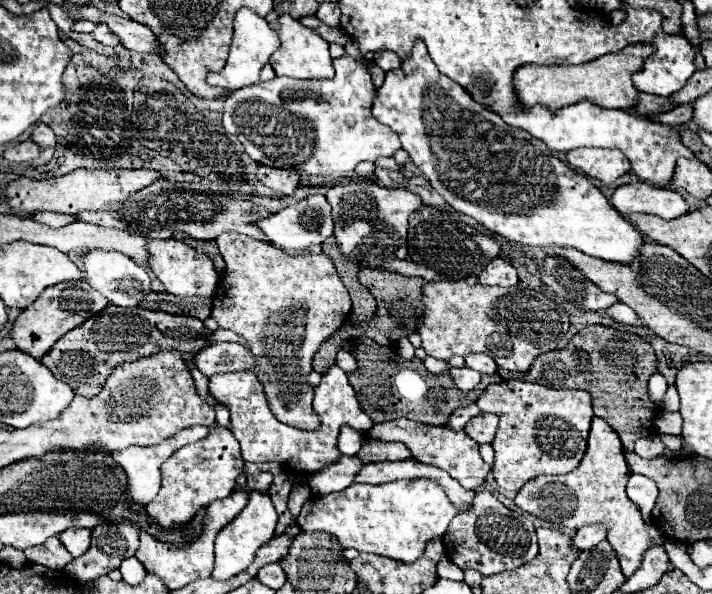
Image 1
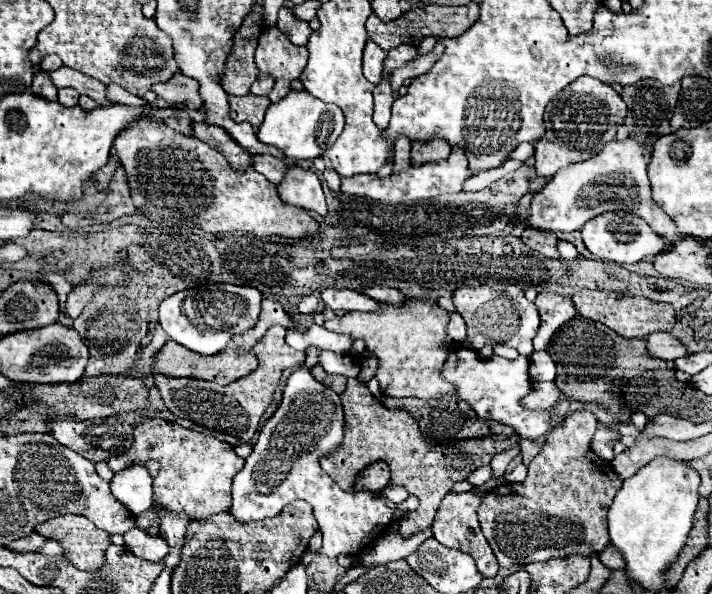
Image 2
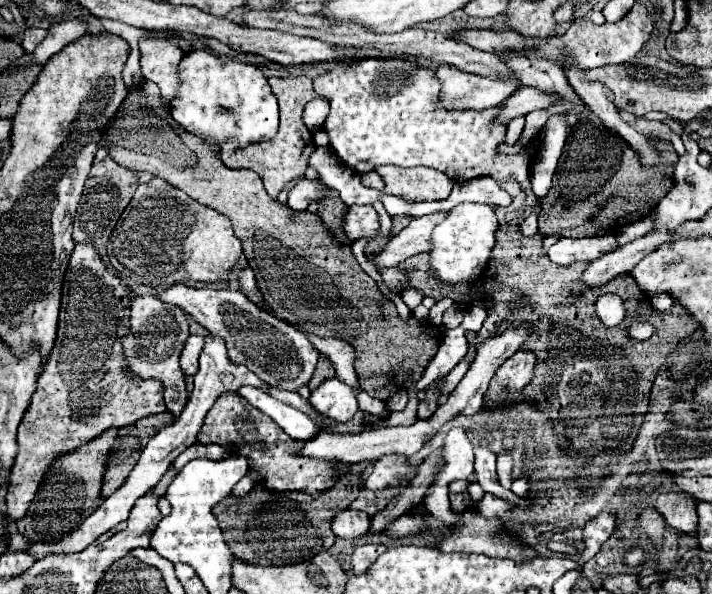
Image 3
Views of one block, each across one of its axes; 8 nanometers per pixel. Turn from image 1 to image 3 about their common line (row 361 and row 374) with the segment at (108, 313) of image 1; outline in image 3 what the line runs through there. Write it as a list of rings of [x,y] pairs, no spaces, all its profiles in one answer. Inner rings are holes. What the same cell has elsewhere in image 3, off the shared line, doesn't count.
[[[92,244],[74,246],[64,274],[58,338],[18,426],[18,454],[6,496],[12,520],[26,514],[54,458],[98,438],[108,428],[130,426],[144,416],[166,412],[160,380],[138,380],[126,370],[122,340],[130,326],[132,298],[130,286],[108,270]]]

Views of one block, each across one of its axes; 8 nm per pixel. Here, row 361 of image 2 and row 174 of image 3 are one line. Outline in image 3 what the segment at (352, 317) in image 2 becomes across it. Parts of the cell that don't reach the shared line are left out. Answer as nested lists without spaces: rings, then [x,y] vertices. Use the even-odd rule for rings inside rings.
[[[382,166],[382,180],[386,182],[386,194],[394,194],[406,200],[428,200],[428,198],[448,198],[454,182],[434,168],[400,168]]]

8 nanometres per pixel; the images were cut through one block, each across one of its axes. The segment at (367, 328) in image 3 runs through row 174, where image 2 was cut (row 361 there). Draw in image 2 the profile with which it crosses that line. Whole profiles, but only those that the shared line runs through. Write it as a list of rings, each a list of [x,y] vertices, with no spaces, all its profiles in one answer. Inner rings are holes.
[[[170,342],[170,344],[166,344],[164,348],[160,348],[156,352],[156,358],[154,358],[154,364],[152,364],[152,372],[174,376],[174,378],[186,376],[186,378],[210,380],[210,382],[216,382],[216,384],[230,384],[232,380],[240,380],[242,376],[248,376],[248,372],[254,372],[256,366],[258,366],[258,360],[256,360],[256,356],[252,352],[236,354],[236,348],[226,348],[220,354],[202,356],[202,354],[190,352],[188,348],[182,348],[176,342]]]

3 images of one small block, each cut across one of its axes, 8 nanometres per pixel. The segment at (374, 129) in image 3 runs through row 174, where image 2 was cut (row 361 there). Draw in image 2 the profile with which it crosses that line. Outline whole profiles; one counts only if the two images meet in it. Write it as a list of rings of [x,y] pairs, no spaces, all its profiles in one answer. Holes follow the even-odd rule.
[[[460,346],[450,348],[442,374],[446,380],[450,380],[458,386],[456,396],[466,400],[470,406],[474,406],[474,410],[478,412],[478,416],[482,420],[496,420],[496,422],[508,424],[524,438],[538,438],[552,428],[550,410],[530,412],[520,406],[520,398],[524,398],[532,388],[526,356],[518,356],[516,360],[506,360],[506,358],[498,358],[498,356],[482,360],[476,356],[474,350],[464,348],[464,356],[460,354],[460,350],[462,350]],[[458,358],[464,358],[464,360],[458,360]]]

